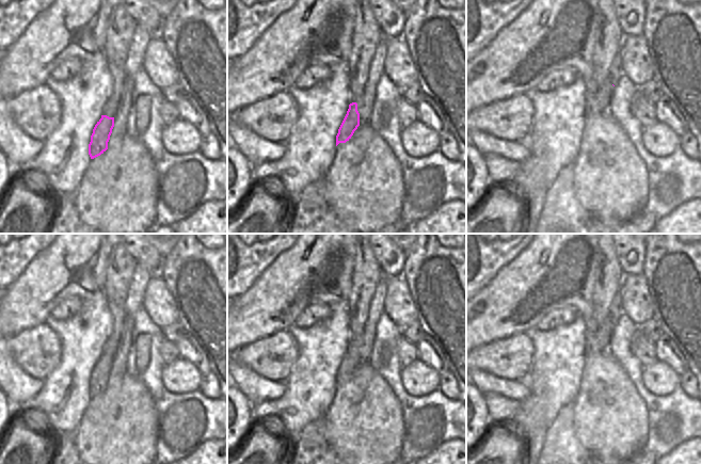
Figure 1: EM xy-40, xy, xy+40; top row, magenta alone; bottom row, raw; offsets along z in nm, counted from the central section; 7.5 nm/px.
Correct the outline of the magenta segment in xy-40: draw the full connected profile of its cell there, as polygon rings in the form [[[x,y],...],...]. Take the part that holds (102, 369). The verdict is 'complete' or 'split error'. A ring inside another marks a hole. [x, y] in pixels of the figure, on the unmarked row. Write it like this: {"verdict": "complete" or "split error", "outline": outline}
{"verdict": "complete", "outline": [[[101,354],[101,357],[97,361],[91,374],[91,381],[89,383],[89,394],[91,398],[94,398],[108,388],[108,381],[114,366],[114,356]]]}

